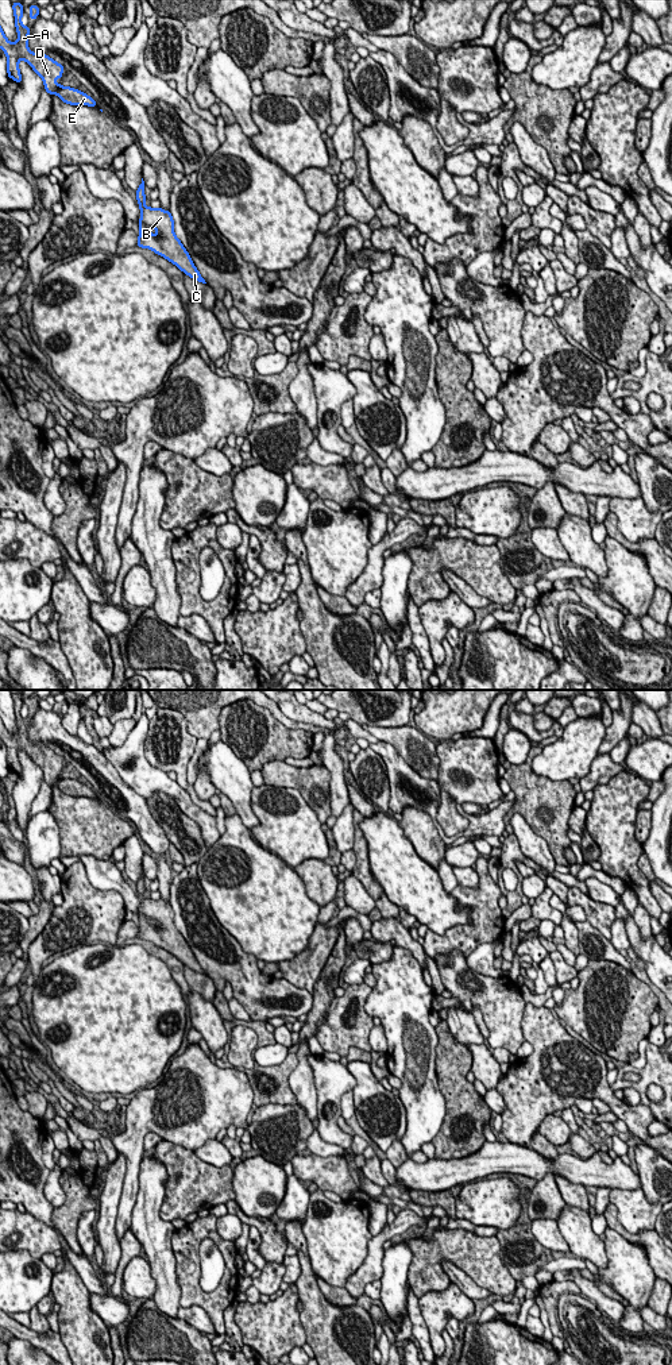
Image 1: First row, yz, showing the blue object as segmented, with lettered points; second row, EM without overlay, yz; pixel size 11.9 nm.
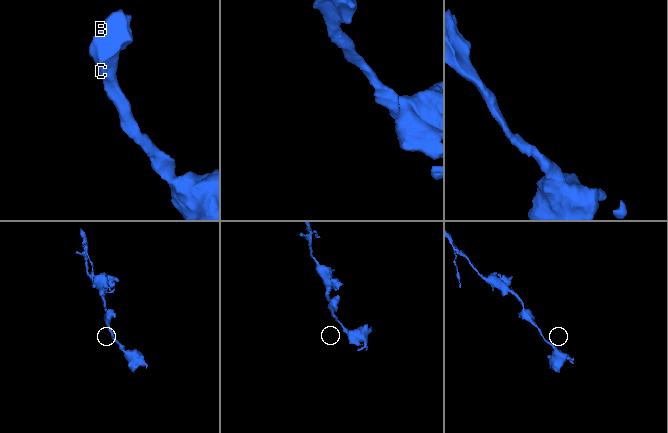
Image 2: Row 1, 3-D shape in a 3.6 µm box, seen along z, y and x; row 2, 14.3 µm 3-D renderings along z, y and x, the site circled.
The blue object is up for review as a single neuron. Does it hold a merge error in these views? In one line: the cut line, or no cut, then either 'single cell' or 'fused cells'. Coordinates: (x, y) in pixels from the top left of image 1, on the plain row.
no cut | single cell

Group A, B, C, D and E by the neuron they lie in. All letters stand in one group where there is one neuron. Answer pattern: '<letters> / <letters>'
A B C D E

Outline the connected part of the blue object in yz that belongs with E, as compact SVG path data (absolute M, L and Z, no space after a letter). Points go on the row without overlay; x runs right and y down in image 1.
M12 693L12 699L15 706L18 732L15 734L11 734L4 726L4 722L0 717L0 740L7 747L8 770L15 771L19 776L22 775L19 752L24 751L34 760L34 763L42 768L45 780L49 786L57 786L63 794L67 794L70 797L97 798L96 793L86 784L54 774L55 770L62 770L62 763L65 759L49 747L43 745L42 743L32 744L28 740L30 718L22 716L22 693Z

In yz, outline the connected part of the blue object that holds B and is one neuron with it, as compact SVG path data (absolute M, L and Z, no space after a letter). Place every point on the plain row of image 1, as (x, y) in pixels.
M142 869L142 874L136 882L136 890L140 899L140 911L138 914L139 932L136 937L152 941L155 945L174 955L179 961L193 971L206 975L196 960L186 940L175 928L174 911L170 902L166 903L162 899L154 901L144 896L144 876L146 875Z

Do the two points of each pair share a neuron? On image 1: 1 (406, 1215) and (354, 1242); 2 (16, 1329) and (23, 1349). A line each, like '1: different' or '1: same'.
1: different
2: different

